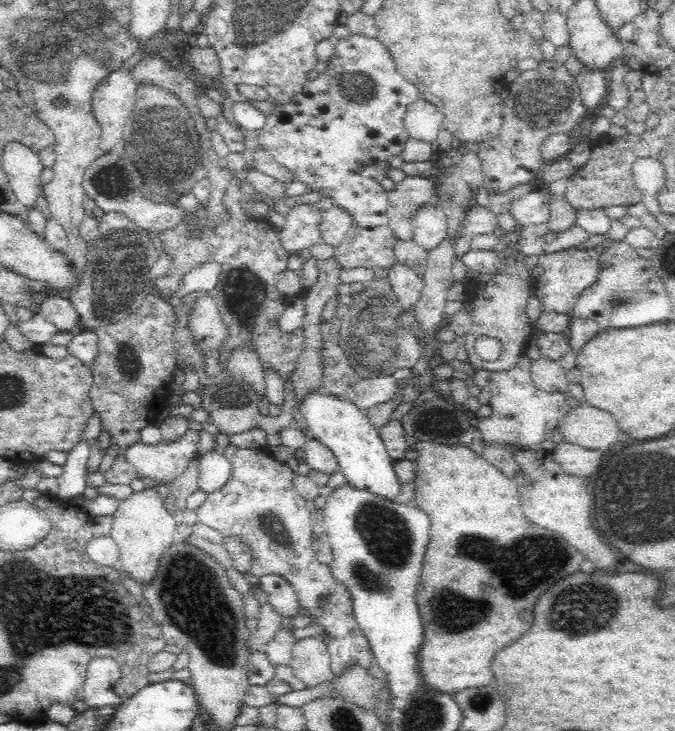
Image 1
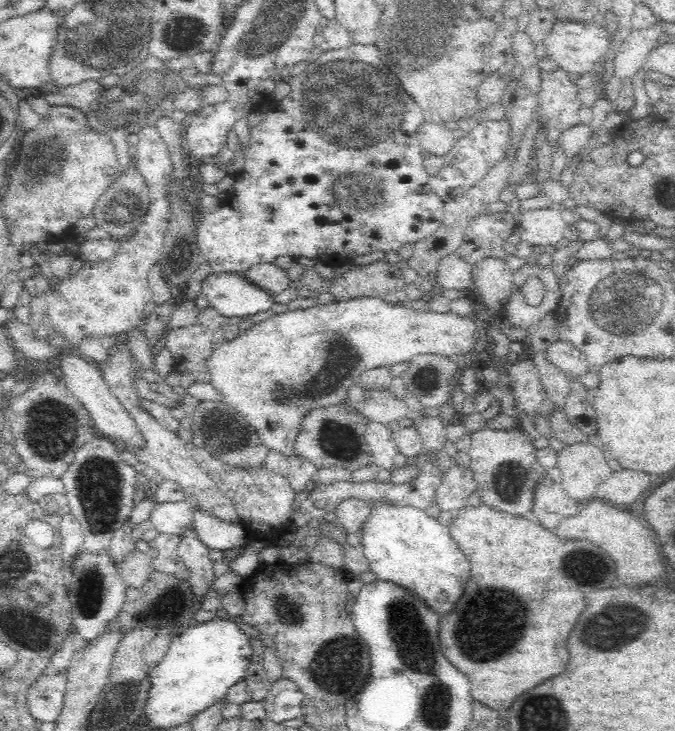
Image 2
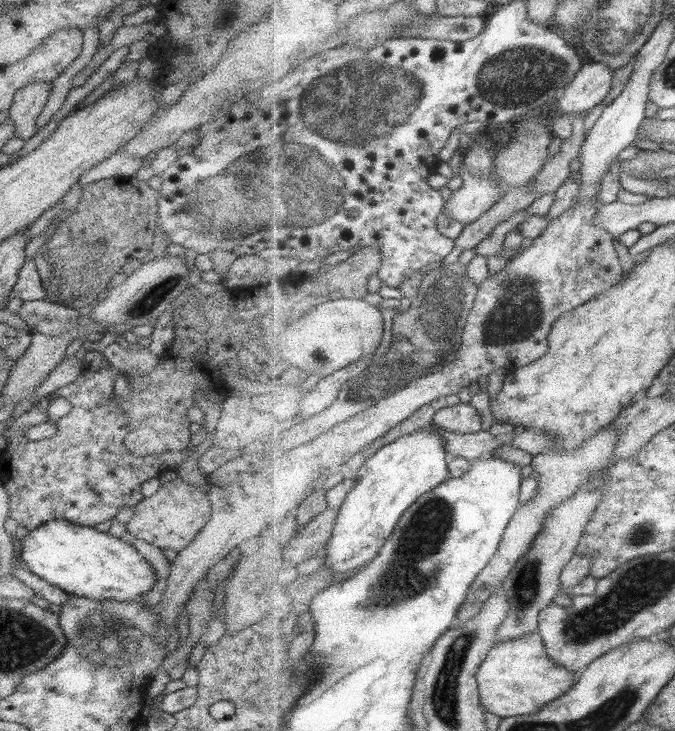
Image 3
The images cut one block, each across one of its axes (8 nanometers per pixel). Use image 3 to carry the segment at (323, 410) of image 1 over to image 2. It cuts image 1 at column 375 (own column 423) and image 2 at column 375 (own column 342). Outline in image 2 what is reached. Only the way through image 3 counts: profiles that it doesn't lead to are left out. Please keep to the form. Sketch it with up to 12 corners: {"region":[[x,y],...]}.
{"region":[[372,504],[360,547],[377,580],[441,617],[470,563],[413,506]]}

